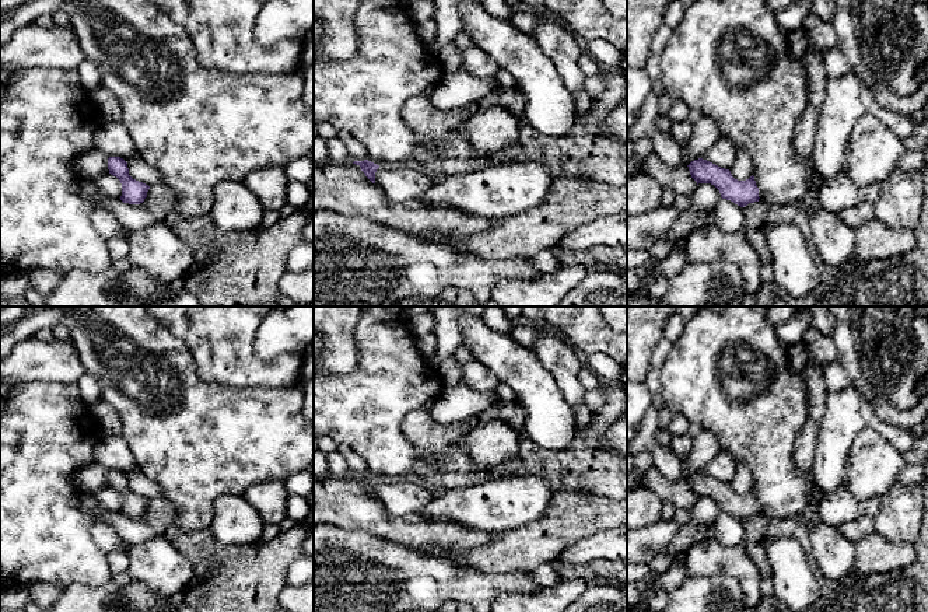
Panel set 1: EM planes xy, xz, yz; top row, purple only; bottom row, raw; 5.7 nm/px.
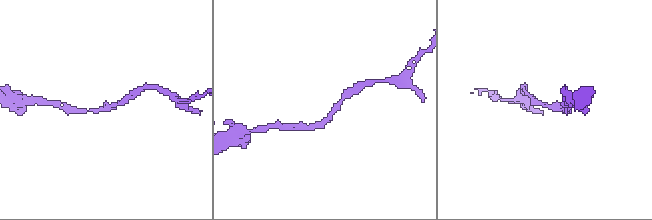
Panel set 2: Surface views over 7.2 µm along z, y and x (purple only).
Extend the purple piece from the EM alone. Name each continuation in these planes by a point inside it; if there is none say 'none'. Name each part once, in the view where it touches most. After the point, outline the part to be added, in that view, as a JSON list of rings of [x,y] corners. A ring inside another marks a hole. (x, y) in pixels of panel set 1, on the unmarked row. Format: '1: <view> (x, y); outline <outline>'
none

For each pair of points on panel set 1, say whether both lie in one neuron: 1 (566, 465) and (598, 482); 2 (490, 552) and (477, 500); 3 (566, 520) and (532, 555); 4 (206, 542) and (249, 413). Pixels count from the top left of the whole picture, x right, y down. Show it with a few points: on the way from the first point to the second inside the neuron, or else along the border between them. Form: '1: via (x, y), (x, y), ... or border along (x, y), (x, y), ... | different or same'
1: via (574, 468), (584, 468), (589, 474) | same
2: border along (528, 525), (519, 525), (496, 534) | different
3: via (557, 528), (539, 546) | same
4: border along (175, 520), (175, 524), (184, 531), (207, 527) | different

